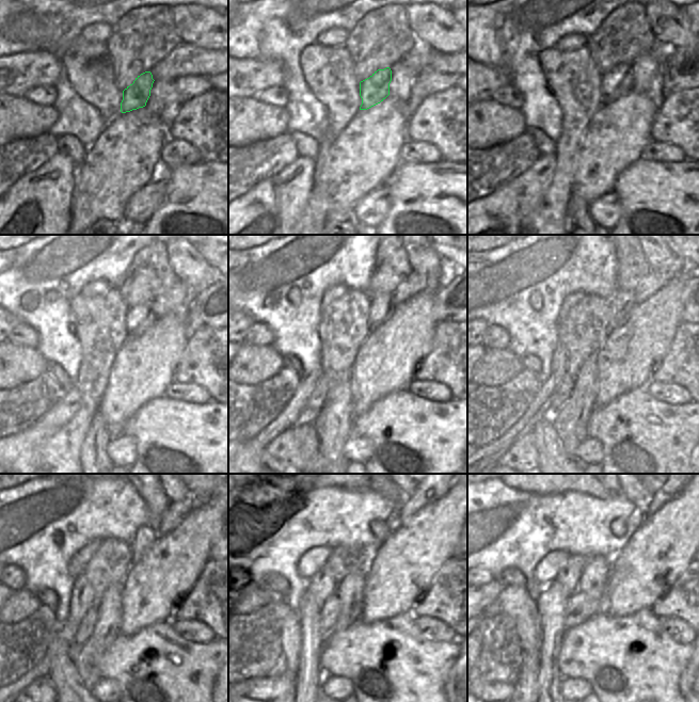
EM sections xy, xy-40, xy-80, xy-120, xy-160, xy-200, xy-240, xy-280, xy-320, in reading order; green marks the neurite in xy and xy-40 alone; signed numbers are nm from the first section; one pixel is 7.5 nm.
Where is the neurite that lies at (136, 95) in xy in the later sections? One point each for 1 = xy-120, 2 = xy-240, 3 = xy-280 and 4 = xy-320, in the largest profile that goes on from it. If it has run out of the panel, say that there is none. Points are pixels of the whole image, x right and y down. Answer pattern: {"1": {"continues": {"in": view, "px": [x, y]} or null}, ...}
{"1": {"continues": {"in": "xy-120", "px": [139, 318]}}, "2": {"continues": {"in": "xy-240", "px": [145, 536]}}, "3": {"continues": {"in": "xy-280", "px": [379, 528]}}, "4": {"continues": {"in": "xy-320", "px": [619, 525]}}}

